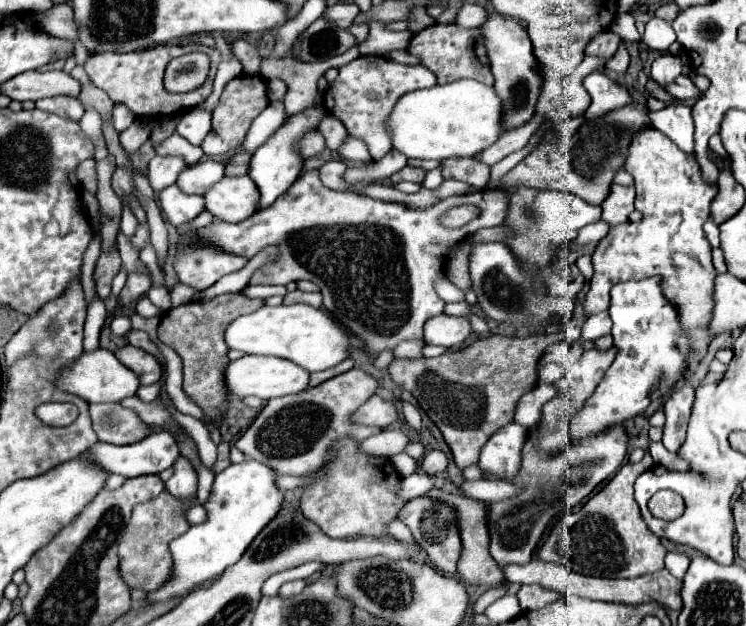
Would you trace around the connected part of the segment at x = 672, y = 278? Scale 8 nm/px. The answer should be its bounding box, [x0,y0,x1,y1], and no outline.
[581,130,717,366]

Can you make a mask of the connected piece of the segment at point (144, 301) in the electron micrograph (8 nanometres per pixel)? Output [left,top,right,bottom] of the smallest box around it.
[135,296,163,318]

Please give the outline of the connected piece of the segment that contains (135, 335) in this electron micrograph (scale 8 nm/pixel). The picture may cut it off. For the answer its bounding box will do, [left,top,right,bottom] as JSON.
[127,330,165,368]

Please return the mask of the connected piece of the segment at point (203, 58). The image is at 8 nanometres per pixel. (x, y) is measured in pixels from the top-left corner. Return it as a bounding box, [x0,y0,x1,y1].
[165,54,209,92]

